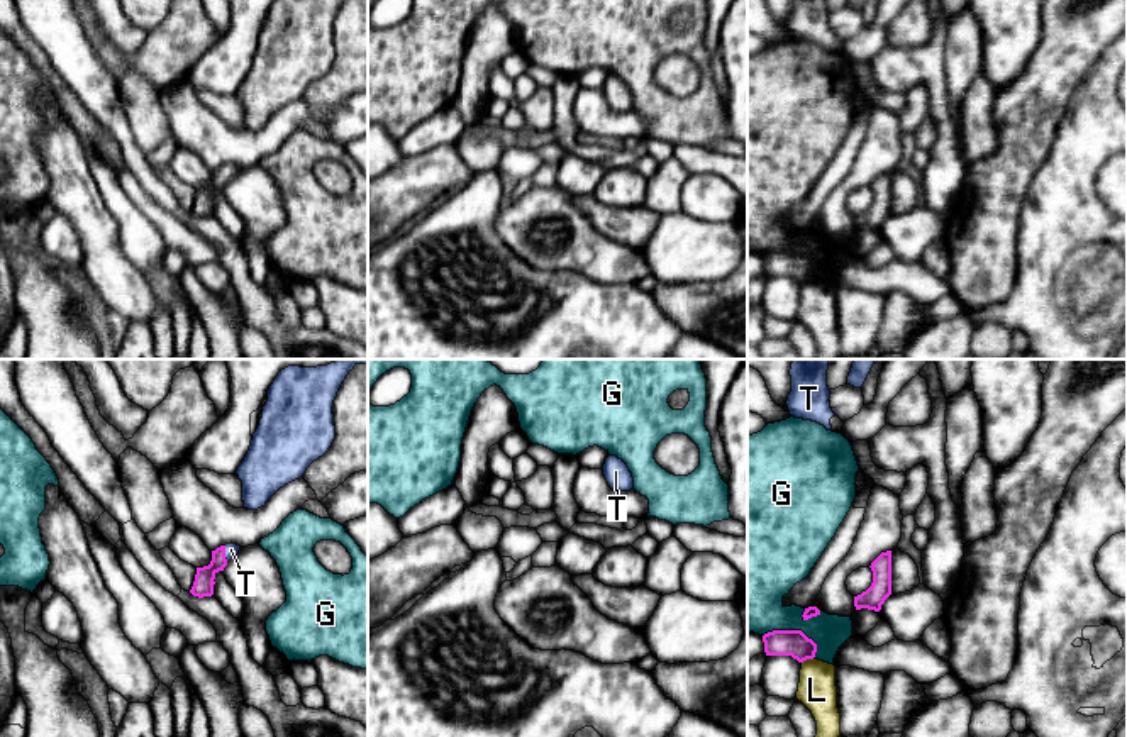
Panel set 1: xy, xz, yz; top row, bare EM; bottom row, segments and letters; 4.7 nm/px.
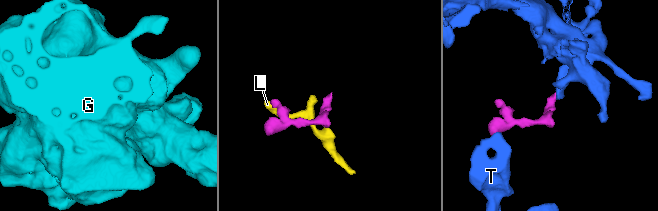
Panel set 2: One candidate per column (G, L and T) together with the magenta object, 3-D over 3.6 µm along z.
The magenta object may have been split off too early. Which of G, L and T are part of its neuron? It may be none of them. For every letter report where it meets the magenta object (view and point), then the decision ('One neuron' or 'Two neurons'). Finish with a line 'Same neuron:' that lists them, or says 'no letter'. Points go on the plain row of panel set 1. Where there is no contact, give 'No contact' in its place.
G: Touches magenta at yz (795, 251). Two neurons
L: Touches magenta at yz (807, 278). Two neurons
T: Touches magenta at xy (224, 175). One neuron
Same neuron: T

